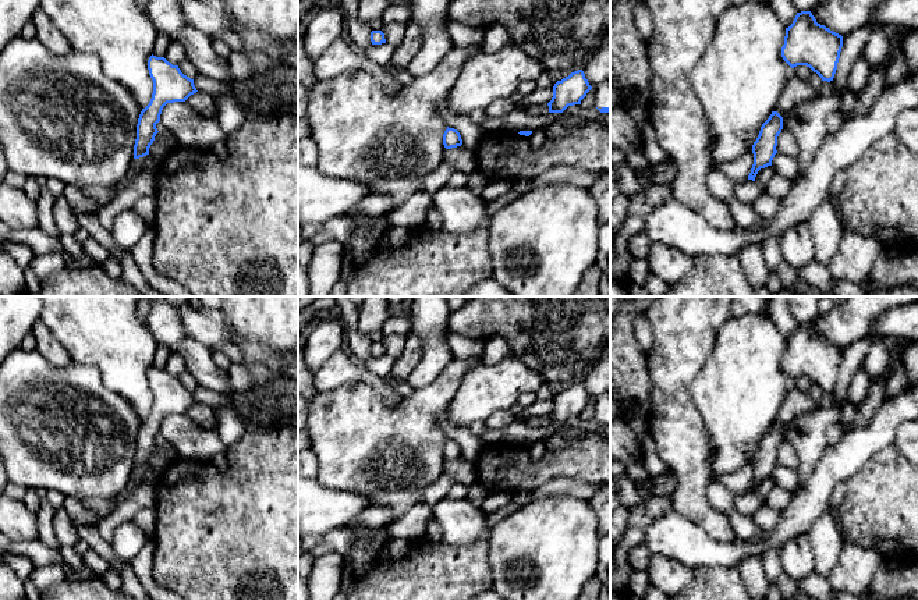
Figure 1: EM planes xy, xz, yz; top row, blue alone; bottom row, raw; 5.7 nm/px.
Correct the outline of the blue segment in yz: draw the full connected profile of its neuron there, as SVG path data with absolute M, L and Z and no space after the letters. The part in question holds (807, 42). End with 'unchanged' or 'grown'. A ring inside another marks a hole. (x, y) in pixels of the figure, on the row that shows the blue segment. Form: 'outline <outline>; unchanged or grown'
outline M811 11L797 13L793 24L786 28L783 60L791 67L807 65L822 81L833 81L843 36L816 22Z; unchanged

